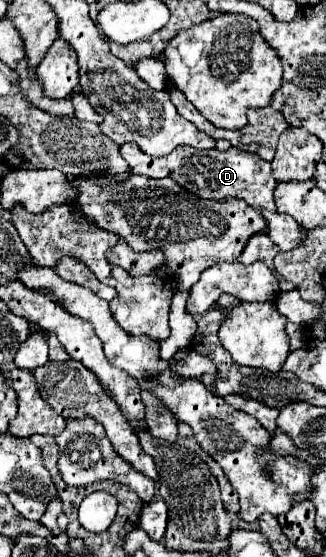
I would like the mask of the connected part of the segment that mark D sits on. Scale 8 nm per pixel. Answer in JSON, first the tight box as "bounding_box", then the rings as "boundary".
{"bounding_box":[122,142,276,210],"boundary":[[[126,142],[122,144],[122,158],[132,166],[134,174],[144,174],[148,178],[172,178],[178,186],[194,192],[206,200],[224,200],[224,198],[240,198],[252,208],[260,210],[276,210],[272,192],[276,188],[276,180],[272,176],[270,162],[262,160],[258,154],[242,152],[238,148],[230,148],[228,152],[220,150],[194,150],[192,146],[178,146],[178,150],[170,152],[168,156],[156,158],[142,154],[138,144]]]}

